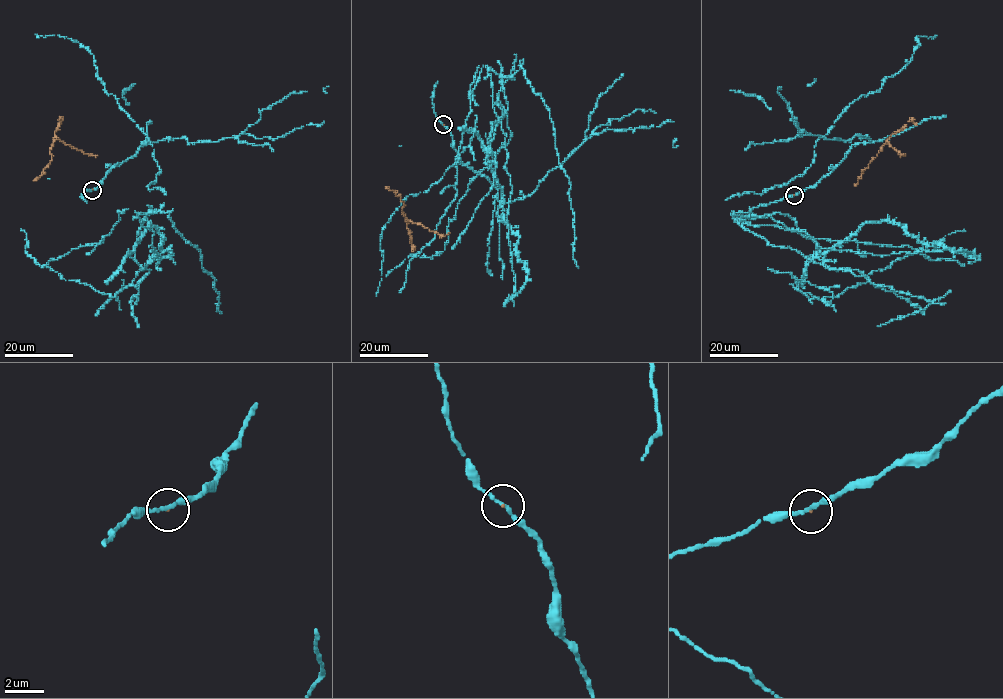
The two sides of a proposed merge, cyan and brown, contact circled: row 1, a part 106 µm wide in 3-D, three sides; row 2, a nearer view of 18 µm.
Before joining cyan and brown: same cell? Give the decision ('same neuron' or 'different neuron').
same neuron

